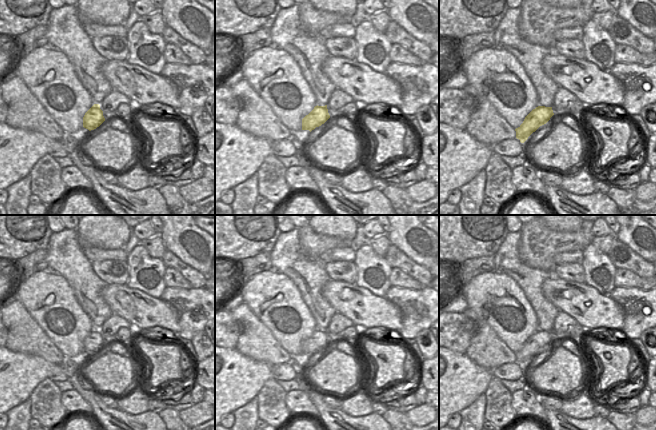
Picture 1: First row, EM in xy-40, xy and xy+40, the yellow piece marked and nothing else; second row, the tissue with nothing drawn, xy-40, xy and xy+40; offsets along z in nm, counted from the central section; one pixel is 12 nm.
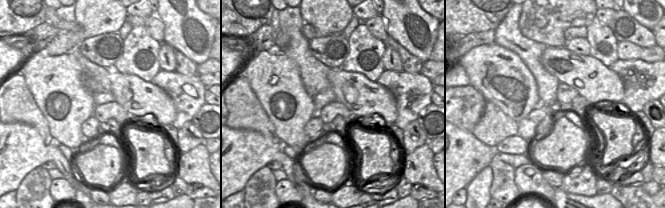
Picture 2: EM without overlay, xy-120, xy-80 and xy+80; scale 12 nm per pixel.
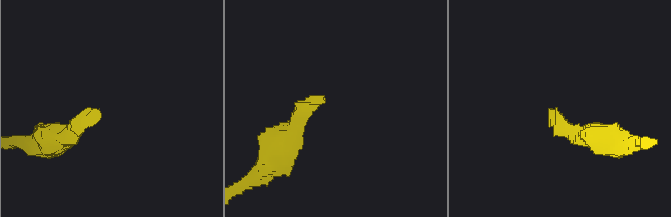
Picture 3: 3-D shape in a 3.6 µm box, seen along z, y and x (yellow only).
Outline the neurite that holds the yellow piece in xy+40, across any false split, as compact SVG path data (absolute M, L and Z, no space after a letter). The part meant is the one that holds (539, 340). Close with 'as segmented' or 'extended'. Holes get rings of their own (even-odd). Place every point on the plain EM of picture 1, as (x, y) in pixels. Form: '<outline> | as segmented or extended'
M536 331L525 341L523 347L515 353L516 362L524 367L533 356L546 348L553 339L552 331Z | as segmented

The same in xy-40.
M94 328L83 341L83 351L91 355L99 351L104 345L105 342L100 329Z | as segmented

